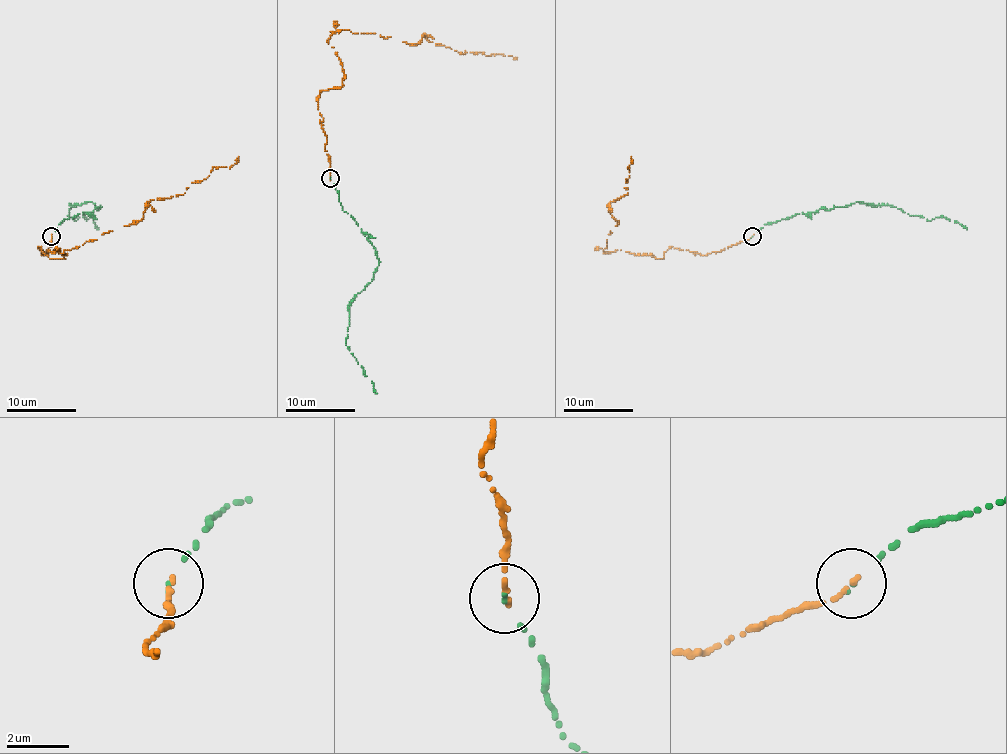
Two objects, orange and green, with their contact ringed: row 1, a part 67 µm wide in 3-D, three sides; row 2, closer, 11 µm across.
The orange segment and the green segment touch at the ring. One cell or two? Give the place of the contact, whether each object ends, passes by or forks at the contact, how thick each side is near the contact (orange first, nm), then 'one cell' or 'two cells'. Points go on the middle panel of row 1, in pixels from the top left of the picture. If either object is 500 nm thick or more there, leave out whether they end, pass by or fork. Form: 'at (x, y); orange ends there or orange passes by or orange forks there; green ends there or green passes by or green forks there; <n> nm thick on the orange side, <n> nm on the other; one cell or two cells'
at (330, 178); orange ends there; green ends there; 170 nm thick on the orange side, 90 nm on the other; one cell

